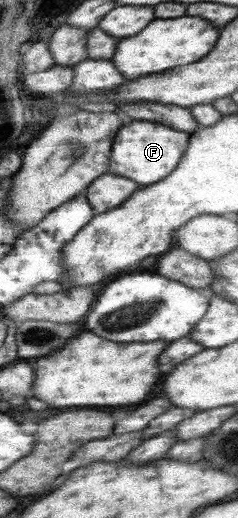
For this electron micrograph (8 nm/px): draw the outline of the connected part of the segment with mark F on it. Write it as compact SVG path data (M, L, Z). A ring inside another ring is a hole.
M134 120L120 128L120 134L116 134L116 140L112 144L112 174L124 174L124 178L131 178L142 187L150 186L164 180L180 162L186 146L188 146L186 132L172 130L168 126L154 122L140 122Z

